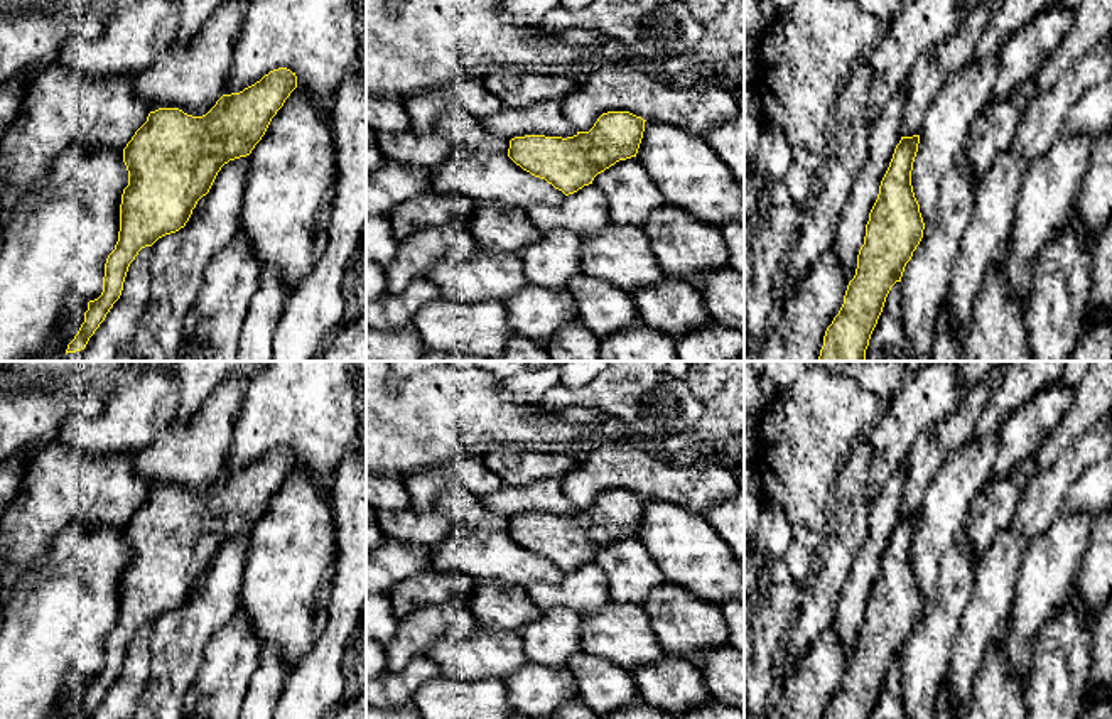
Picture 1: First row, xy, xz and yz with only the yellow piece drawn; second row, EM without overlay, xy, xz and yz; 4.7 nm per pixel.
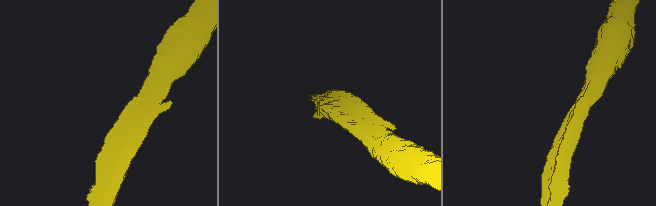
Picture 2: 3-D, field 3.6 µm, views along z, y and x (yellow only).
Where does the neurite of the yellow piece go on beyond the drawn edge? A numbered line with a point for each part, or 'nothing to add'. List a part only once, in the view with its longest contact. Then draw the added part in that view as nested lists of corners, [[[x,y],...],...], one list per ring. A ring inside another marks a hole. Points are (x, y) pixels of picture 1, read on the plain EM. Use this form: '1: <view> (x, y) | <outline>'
1: xy (73, 696) | [[[73,673],[71,678],[64,684],[64,692],[61,694],[54,719],[73,719],[81,702],[84,700],[86,689],[88,684],[84,678],[79,678]]]

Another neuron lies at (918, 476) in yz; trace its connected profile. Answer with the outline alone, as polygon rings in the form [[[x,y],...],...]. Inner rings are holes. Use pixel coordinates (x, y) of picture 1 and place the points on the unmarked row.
[[[977,383],[965,393],[957,410],[931,425],[915,441],[906,459],[908,466],[901,515],[920,511],[925,491],[940,464],[952,451],[958,449],[975,435],[975,424],[991,397],[992,390],[989,383]]]

